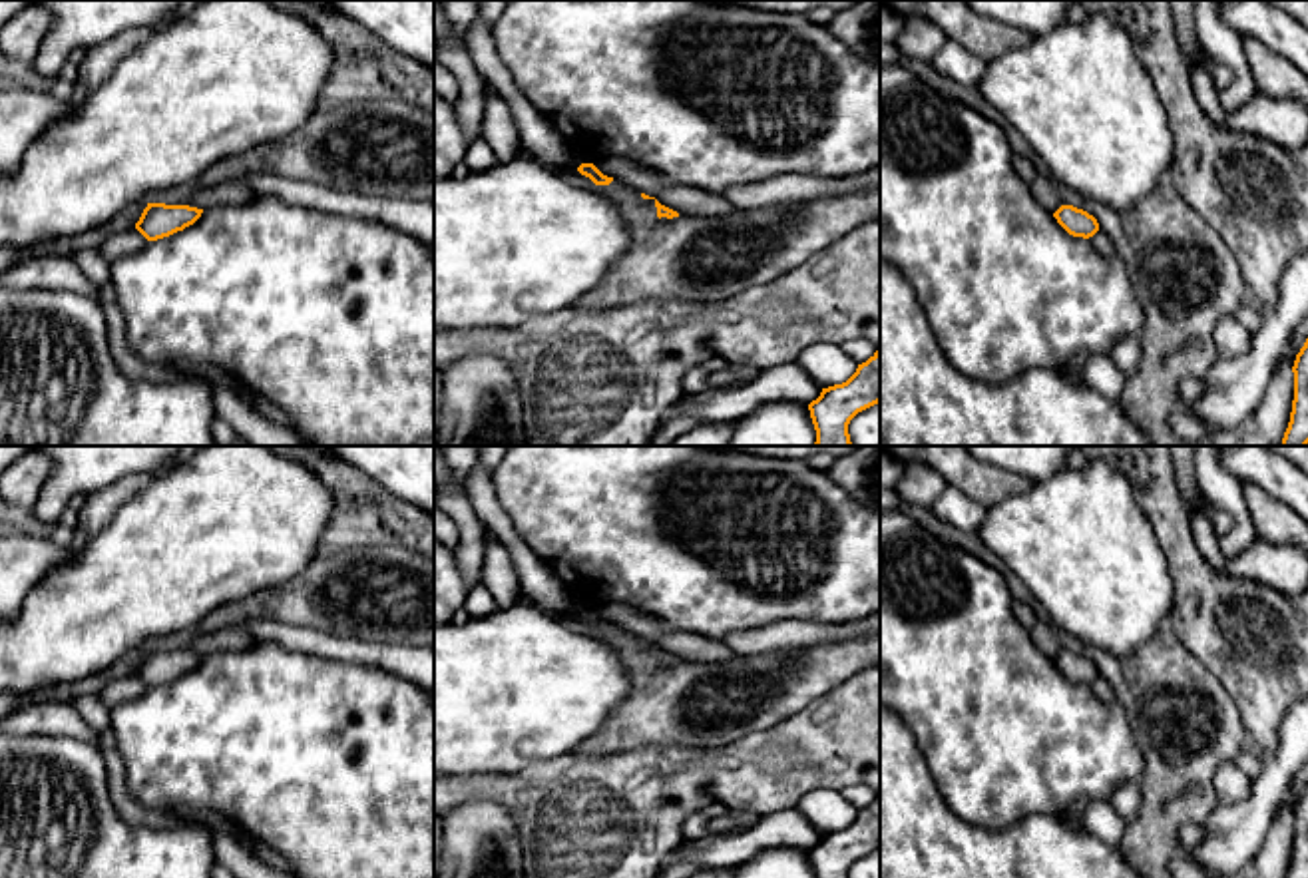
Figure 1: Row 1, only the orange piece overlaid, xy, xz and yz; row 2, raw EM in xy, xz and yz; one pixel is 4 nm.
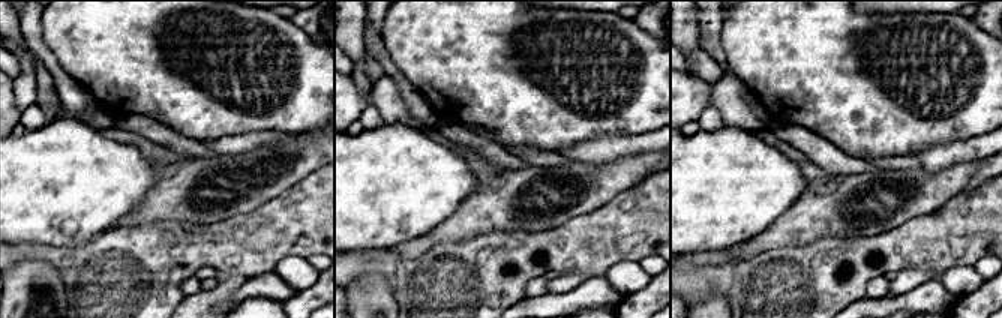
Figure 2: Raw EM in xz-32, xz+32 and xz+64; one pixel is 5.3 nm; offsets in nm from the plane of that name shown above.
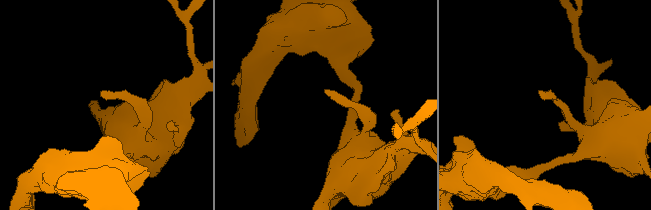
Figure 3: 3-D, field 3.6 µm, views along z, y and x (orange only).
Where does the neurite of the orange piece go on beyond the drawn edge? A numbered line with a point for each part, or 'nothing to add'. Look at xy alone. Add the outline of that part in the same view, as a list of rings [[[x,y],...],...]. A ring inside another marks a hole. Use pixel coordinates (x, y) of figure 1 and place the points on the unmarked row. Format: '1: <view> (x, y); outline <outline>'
nothing to add

